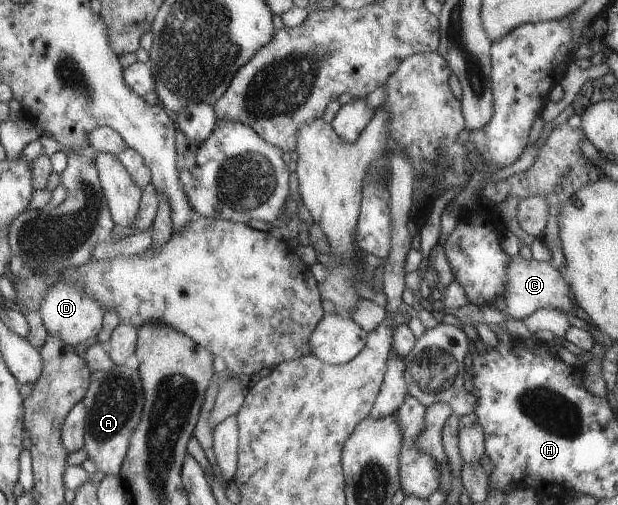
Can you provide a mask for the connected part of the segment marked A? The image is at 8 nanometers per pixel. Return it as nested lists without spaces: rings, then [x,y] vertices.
[[[114,365],[107,371],[94,371],[89,392],[83,398],[90,407],[82,457],[90,458],[106,475],[120,475],[128,441],[139,423],[143,394],[139,370],[126,365]]]

